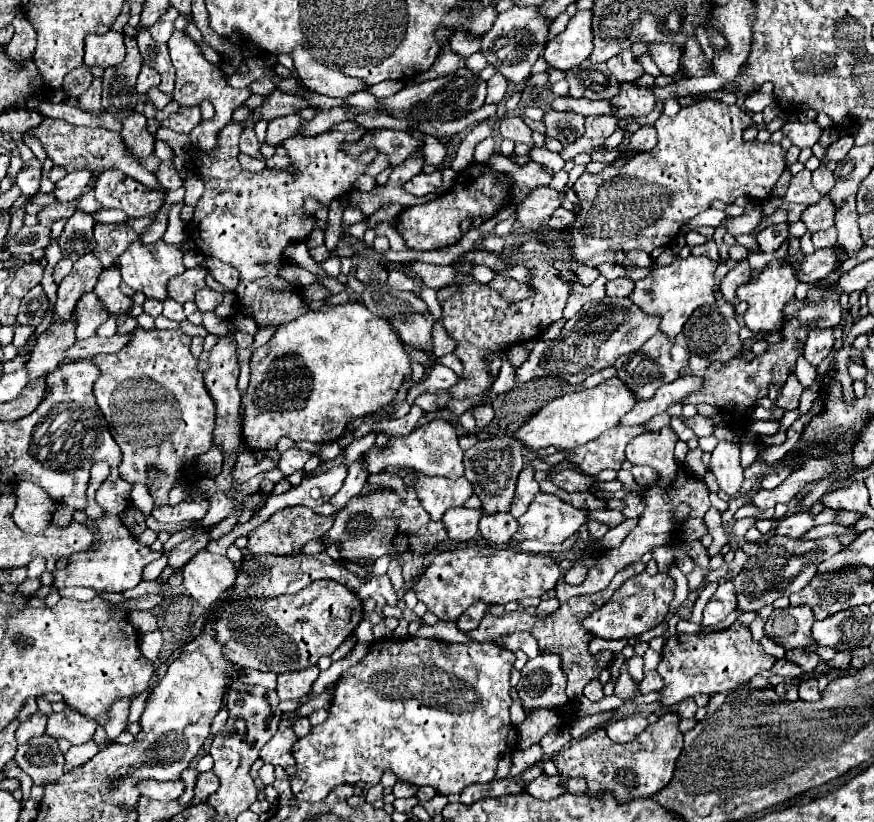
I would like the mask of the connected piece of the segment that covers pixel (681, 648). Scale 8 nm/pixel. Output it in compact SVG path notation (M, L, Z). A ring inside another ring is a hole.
M733 622L727 630L703 630L697 634L675 634L671 636L663 650L661 650L661 662L657 666L657 672L665 680L665 688L661 688L659 702L661 706L669 708L685 698L693 698L695 694L715 694L715 692L729 692L737 690L739 686L745 686L751 682L753 676L757 676L761 670L771 668L775 662L773 656L769 656L759 642L753 640L751 630L741 624Z

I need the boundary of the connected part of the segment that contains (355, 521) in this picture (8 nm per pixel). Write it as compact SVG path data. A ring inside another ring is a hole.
M397 472L407 484L407 500L401 504L395 490L383 490L369 496L355 496L349 500L335 516L333 528L323 536L329 542L339 542L345 546L345 558L365 566L373 564L377 558L389 554L393 558L393 550L403 548L403 556L399 558L399 564L405 560L417 558L417 556L429 556L435 550L435 544L443 542L447 538L447 532L441 522L431 522L427 512L417 500L413 478L409 474Z

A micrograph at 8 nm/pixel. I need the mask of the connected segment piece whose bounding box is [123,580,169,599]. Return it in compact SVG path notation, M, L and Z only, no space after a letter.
M141 580L135 588L123 592L123 596L127 599L137 598L137 596L145 596L145 594L157 594L157 592L167 592L169 586L167 584L159 584L159 582L145 582Z

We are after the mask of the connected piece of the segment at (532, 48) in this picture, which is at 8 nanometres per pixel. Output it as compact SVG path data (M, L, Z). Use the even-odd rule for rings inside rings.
M513 6L511 10L501 12L493 28L481 38L481 52L485 54L489 64L495 66L497 72L503 74L507 80L523 82L531 74L531 66L541 56L547 44L547 34L549 26L547 20L543 20L539 6Z

